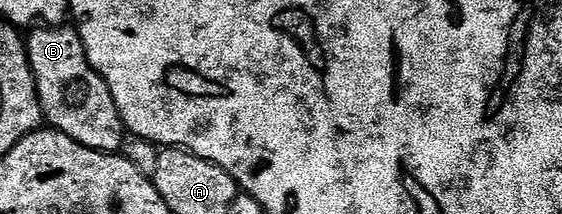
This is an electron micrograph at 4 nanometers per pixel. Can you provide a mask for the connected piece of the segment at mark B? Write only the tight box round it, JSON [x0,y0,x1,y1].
[25,24,127,151]

